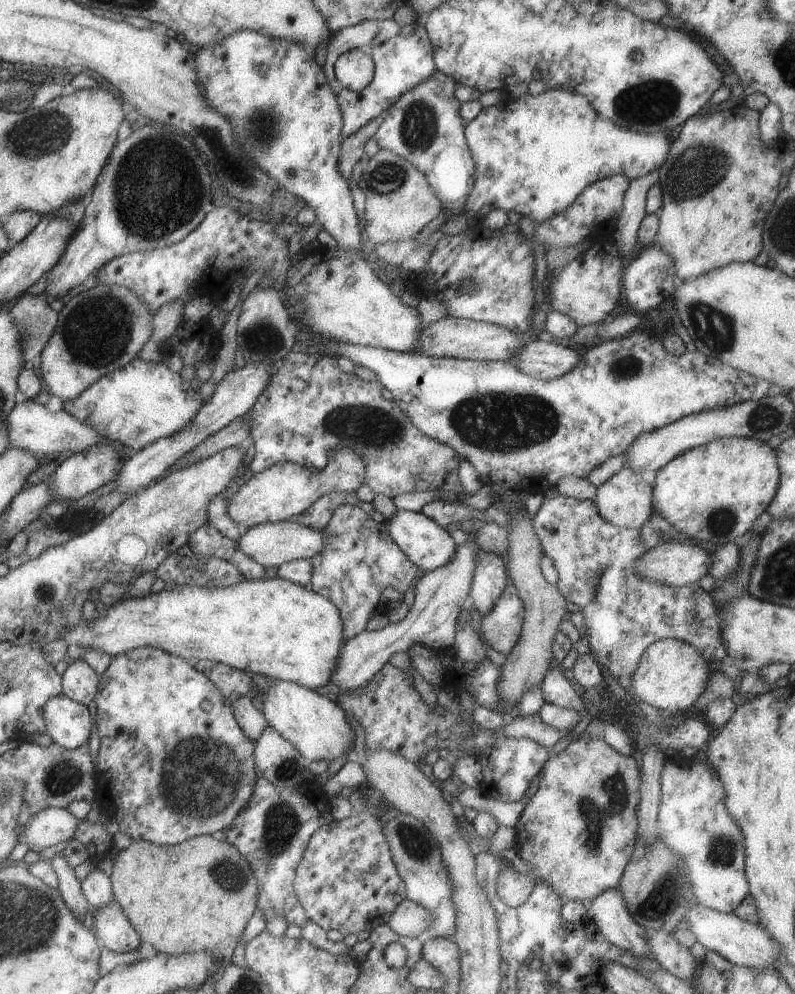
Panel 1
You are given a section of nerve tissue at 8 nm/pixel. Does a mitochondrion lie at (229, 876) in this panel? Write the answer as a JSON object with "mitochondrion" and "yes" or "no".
{"mitochondrion":"yes"}

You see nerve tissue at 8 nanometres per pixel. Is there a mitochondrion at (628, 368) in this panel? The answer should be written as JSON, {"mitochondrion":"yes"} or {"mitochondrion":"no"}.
{"mitochondrion":"yes"}

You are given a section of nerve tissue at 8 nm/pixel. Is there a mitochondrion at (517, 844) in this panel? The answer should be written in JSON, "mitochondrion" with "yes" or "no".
{"mitochondrion":"no"}

